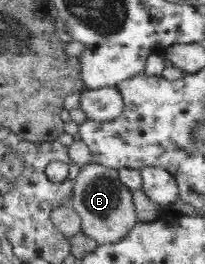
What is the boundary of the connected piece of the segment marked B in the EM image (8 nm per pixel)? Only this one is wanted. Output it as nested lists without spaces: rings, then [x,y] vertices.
[[[98,163],[81,167],[70,202],[81,217],[81,231],[100,245],[121,240],[137,222],[132,190],[122,183],[118,169]]]

